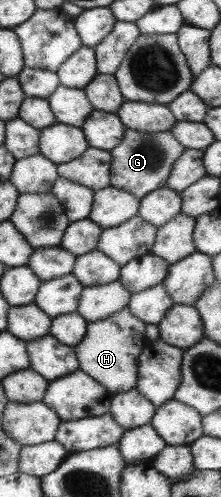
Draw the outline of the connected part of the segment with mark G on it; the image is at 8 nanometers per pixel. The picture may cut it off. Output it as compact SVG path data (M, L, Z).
M125 128L122 140L109 150L111 156L109 185L139 199L153 190L164 188L174 160L184 149L170 131L146 133Z

